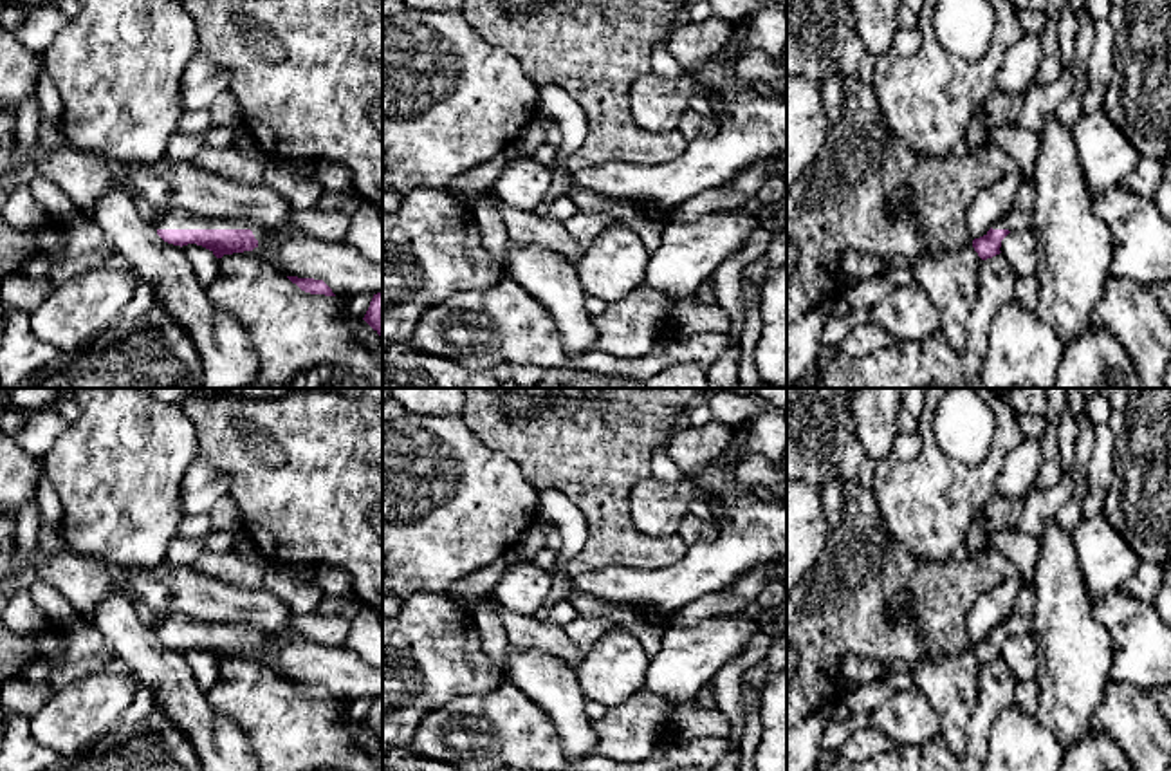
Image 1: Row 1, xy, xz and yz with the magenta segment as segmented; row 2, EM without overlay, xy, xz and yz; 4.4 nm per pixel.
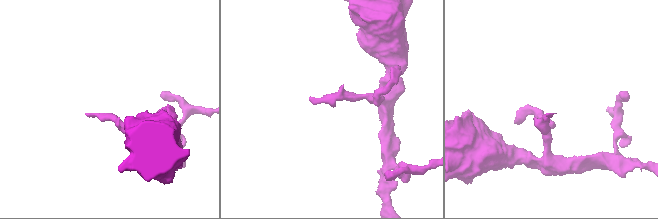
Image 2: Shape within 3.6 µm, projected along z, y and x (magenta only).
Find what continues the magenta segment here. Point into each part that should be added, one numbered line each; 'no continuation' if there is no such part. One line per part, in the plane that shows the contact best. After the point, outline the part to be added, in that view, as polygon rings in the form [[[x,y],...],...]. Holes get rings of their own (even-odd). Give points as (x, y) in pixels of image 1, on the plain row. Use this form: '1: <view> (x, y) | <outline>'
1: xy (177, 623) | [[[186,614],[166,616],[153,630],[155,634],[251,634],[260,646],[263,634],[249,625],[209,625]]]

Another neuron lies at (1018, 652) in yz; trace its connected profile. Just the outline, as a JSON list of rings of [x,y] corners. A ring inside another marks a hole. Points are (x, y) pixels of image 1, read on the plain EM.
[[[1012,636],[1000,652],[1009,670],[1021,681],[1034,681],[1039,666],[1032,636]]]

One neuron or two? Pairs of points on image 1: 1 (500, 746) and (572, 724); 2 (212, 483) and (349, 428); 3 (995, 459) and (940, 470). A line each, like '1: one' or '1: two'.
1: two
2: two
3: one

